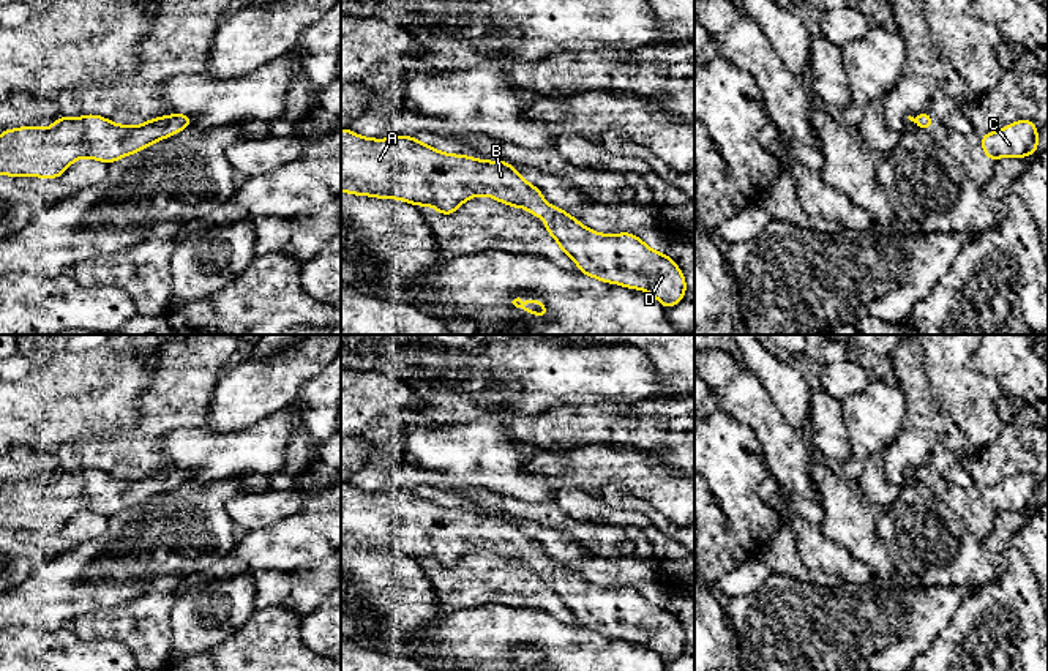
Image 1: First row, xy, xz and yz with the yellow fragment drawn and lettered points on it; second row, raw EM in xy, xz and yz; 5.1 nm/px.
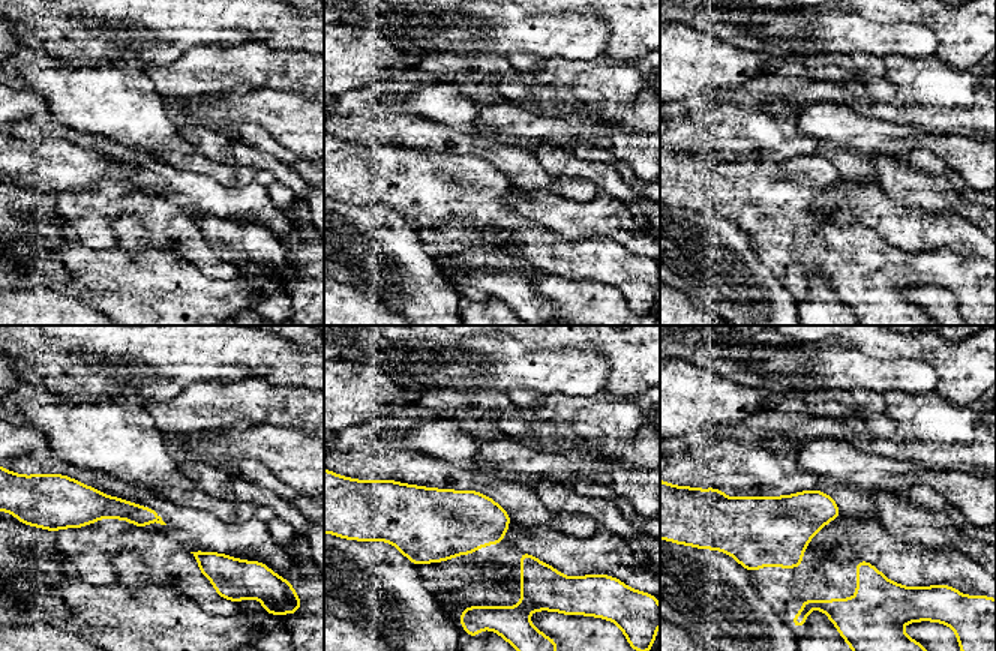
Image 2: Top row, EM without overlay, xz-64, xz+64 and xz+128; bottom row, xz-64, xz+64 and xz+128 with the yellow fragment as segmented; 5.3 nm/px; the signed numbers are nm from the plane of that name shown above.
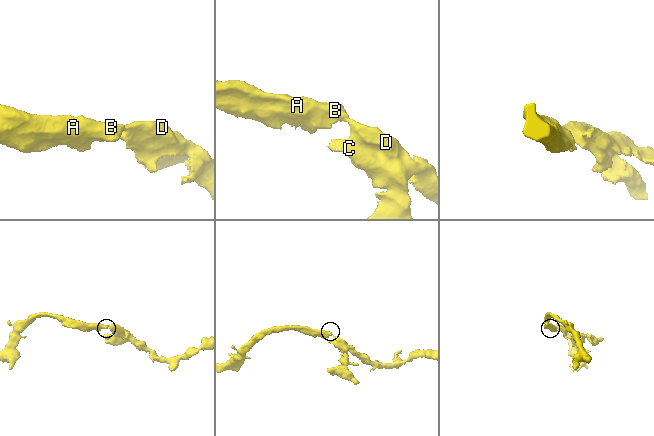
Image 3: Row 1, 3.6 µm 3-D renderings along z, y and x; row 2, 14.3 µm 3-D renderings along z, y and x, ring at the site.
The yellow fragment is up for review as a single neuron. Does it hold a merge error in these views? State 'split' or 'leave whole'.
leave whole

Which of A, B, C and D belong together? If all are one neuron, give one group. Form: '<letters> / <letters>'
A B C D

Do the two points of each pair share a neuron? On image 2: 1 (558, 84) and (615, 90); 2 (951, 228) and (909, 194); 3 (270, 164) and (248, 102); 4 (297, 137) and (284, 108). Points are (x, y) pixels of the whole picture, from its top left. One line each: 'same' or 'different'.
1: same
2: different
3: different
4: same

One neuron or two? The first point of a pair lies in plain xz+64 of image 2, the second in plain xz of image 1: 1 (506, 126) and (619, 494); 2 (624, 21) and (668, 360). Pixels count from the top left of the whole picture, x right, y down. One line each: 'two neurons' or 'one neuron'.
1: two neurons
2: one neuron

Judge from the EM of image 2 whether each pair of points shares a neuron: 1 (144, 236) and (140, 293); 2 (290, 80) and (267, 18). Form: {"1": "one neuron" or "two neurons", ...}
{"1": "two neurons", "2": "two neurons"}

